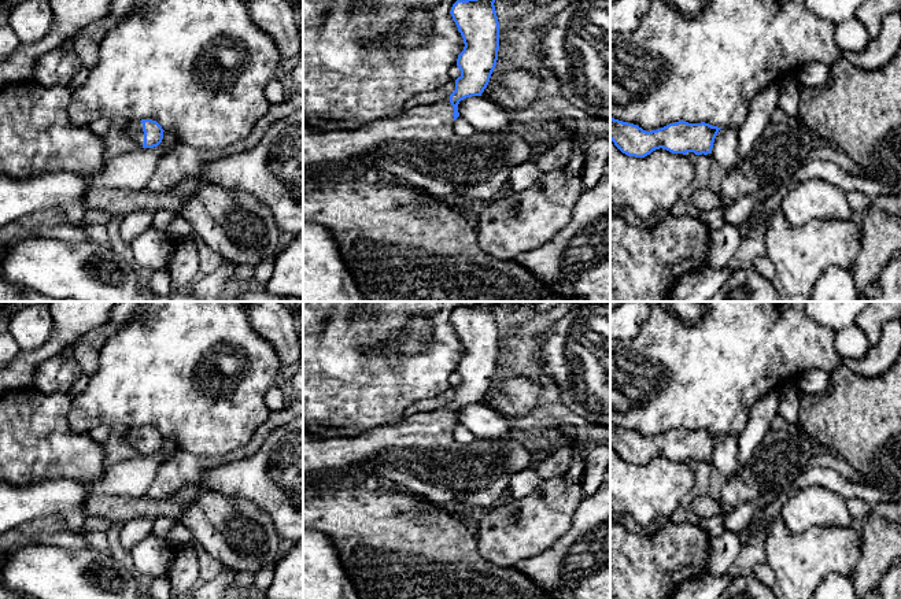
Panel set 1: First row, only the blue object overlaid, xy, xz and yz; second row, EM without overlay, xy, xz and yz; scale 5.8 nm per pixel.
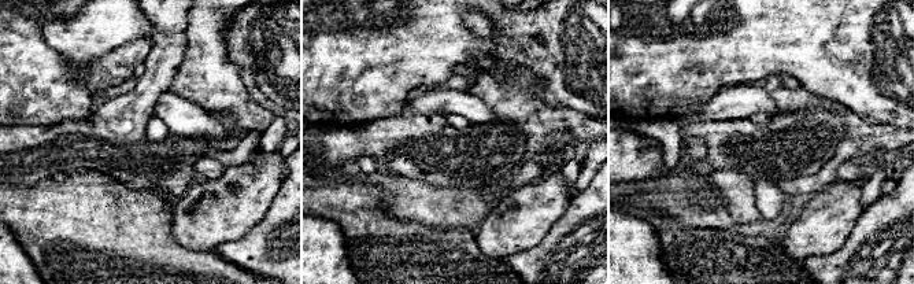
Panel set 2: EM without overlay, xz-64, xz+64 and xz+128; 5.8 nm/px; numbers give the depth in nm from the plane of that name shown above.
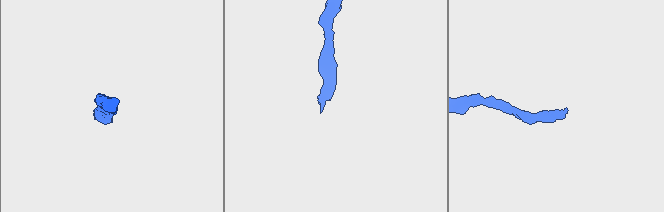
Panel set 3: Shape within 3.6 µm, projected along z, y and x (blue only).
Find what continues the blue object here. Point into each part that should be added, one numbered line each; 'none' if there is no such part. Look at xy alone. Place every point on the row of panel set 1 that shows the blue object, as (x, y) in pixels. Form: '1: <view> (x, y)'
1: xy (135, 128)

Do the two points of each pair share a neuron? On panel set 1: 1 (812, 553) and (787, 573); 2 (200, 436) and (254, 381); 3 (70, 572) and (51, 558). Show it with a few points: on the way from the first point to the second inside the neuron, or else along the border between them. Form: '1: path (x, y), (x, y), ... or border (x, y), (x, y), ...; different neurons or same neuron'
1: path (807, 558), (802, 558), (793, 568); same neuron
2: path (215, 421), (228, 409), (237, 406), (239, 396); same neuron
3: path (66, 572), (55, 562); same neuron

